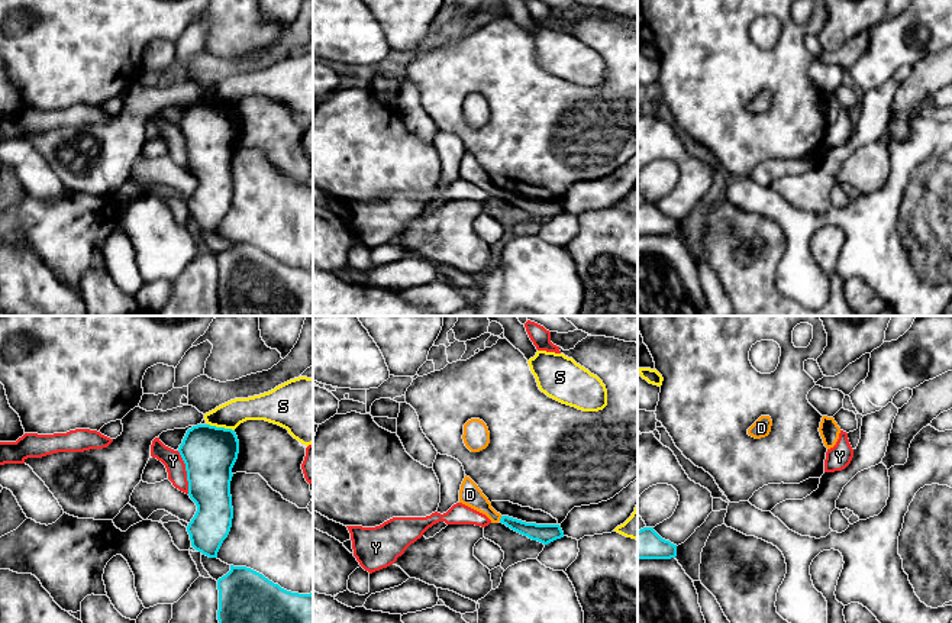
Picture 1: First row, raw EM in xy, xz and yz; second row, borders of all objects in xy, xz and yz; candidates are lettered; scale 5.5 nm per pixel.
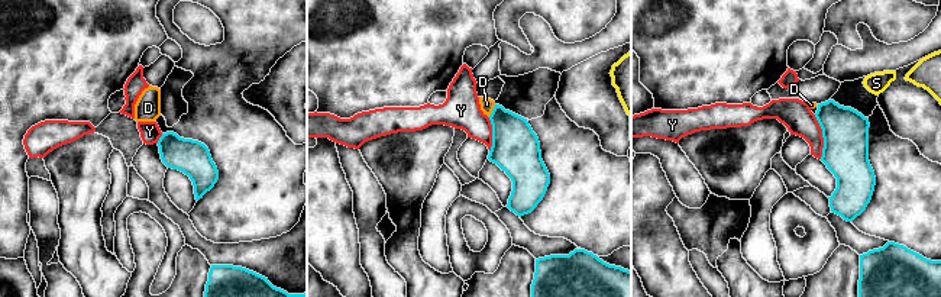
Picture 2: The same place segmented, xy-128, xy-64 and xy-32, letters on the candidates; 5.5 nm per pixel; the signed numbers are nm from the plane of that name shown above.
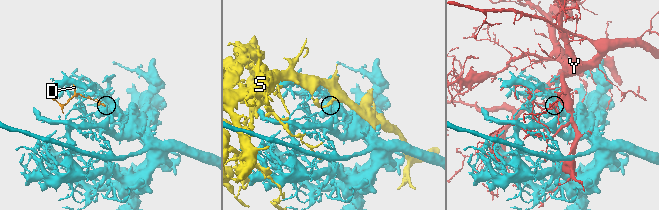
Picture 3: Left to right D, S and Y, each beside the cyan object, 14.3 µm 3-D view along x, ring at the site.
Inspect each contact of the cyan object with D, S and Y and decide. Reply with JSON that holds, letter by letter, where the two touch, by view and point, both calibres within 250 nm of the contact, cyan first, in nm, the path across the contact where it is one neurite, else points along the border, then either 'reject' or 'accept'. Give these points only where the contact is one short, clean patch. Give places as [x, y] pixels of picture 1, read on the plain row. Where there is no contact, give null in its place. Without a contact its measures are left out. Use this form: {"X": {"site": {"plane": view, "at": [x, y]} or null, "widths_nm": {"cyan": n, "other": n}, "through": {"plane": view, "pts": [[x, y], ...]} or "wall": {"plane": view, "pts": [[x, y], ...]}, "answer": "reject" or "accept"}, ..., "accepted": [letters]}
{"D": {"site": {"plane": "xz", "at": [500, 194]}, "widths_nm": {"cyan": 100, "other": 120}, "wall": {"plane": "xz", "pts": [[502, 191], [499, 196]]}, "answer": "reject"}, "S": {"site": {"plane": "xy", "at": [220, 103]}, "widths_nm": {"cyan": 300, "other": 150}, "answer": "reject"}, "Y": {"site": {"plane": "xy", "at": [187, 148]}, "widths_nm": {"cyan": 300, "other": 110}, "answer": "reject"}, "accepted": []}

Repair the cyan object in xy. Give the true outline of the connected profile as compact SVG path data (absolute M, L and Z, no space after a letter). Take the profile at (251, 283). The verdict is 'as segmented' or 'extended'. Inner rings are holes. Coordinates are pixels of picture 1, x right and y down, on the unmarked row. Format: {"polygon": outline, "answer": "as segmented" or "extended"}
{"polygon": "M233 242L217 255L220 316L313 316L313 268L281 264L262 249Z", "answer": "as segmented"}

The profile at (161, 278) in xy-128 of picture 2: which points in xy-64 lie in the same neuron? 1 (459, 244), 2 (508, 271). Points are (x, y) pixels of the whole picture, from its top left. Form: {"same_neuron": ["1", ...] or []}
{"same_neuron": ["1"]}

